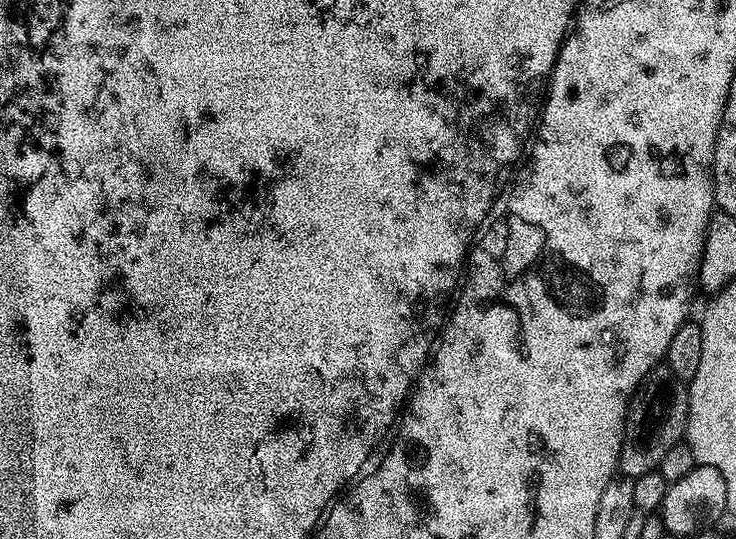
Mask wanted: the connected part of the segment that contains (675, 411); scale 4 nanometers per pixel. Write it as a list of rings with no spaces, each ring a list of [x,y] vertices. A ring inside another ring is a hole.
[[[666,366],[653,371],[628,401],[619,471],[629,478],[657,471],[670,446],[685,439],[687,427],[688,390],[685,381],[678,379]]]

